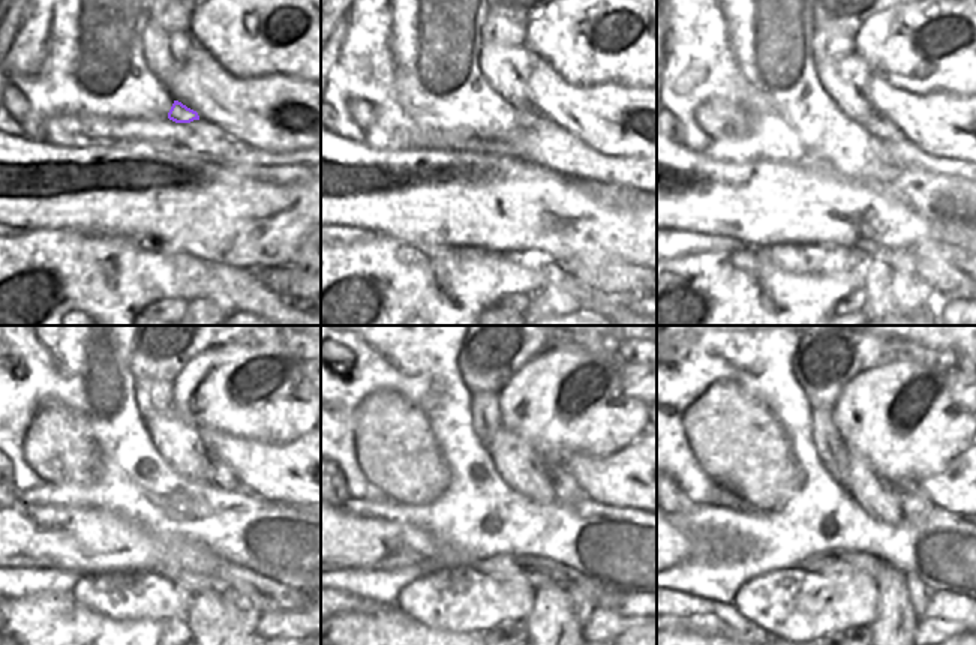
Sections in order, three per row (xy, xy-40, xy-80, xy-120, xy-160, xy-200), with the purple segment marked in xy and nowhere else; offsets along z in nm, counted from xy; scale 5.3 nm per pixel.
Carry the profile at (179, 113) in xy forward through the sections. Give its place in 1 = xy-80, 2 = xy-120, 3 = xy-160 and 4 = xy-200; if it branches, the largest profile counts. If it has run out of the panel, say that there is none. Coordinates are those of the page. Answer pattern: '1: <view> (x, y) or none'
1: xy-80 (879, 126)
2: xy-120 (219, 473)
3: xy-160 (567, 491)
4: xy-200 (913, 504)

